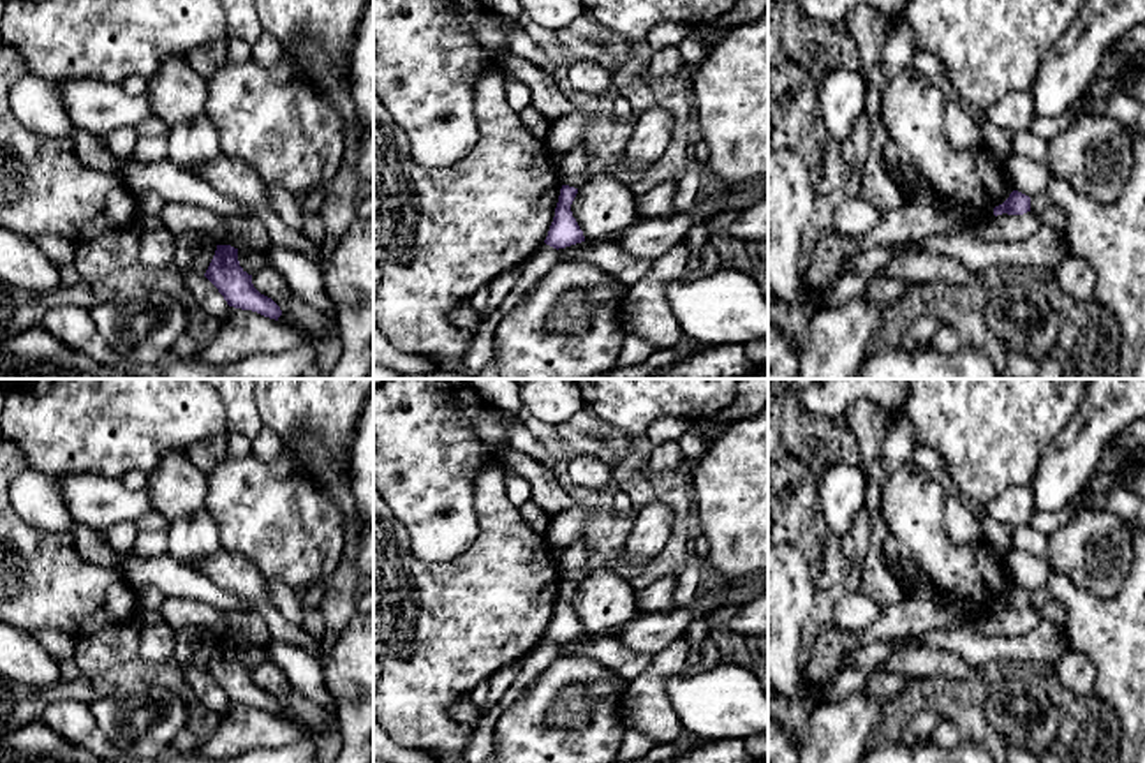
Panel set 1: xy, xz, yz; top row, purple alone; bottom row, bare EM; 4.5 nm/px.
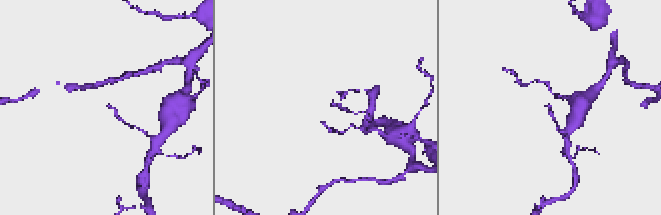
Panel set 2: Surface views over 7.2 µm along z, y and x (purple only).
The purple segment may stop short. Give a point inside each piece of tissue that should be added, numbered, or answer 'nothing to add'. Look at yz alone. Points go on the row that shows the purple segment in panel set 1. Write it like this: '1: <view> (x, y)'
nothing to add

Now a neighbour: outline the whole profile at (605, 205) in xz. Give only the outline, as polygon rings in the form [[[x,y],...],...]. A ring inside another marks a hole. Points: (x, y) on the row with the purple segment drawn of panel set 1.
[[[615,173],[588,176],[571,204],[585,241],[597,241],[629,229],[639,217],[629,178]]]

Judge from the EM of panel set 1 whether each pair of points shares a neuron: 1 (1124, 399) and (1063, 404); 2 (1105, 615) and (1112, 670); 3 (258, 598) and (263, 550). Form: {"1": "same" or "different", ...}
{"1": "different", "2": "same", "3": "different"}

